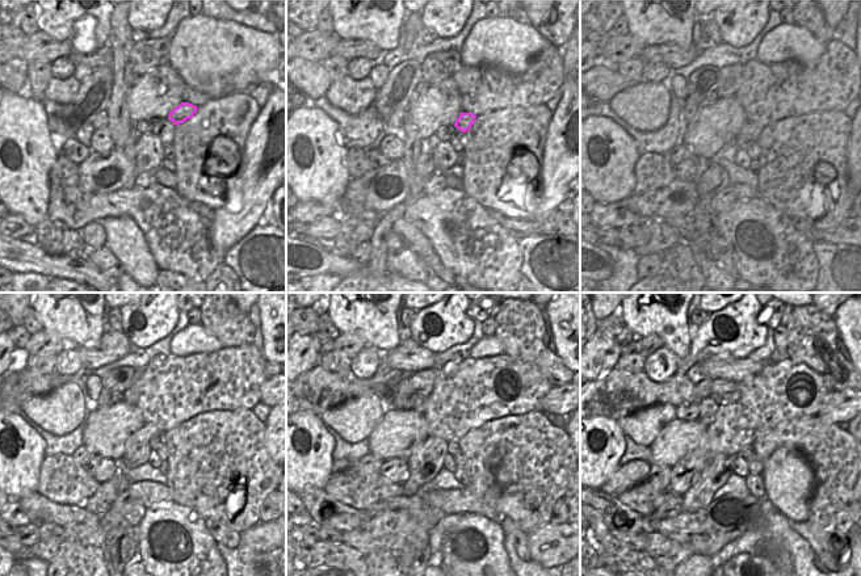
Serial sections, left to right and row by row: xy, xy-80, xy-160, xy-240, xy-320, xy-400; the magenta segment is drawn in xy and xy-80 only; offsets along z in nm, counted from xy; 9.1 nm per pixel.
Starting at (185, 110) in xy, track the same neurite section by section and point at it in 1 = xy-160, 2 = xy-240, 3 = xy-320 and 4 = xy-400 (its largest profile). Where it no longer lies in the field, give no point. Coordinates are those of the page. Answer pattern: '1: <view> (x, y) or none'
1: xy-160 (750, 131)
2: xy-240 (138, 446)
3: xy-320 (425, 462)
4: xy-400 (700, 495)

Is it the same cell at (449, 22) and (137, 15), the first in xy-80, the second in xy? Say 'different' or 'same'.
same

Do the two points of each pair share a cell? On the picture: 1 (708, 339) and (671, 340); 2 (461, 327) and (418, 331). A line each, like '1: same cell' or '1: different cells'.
1: different cells
2: same cell

